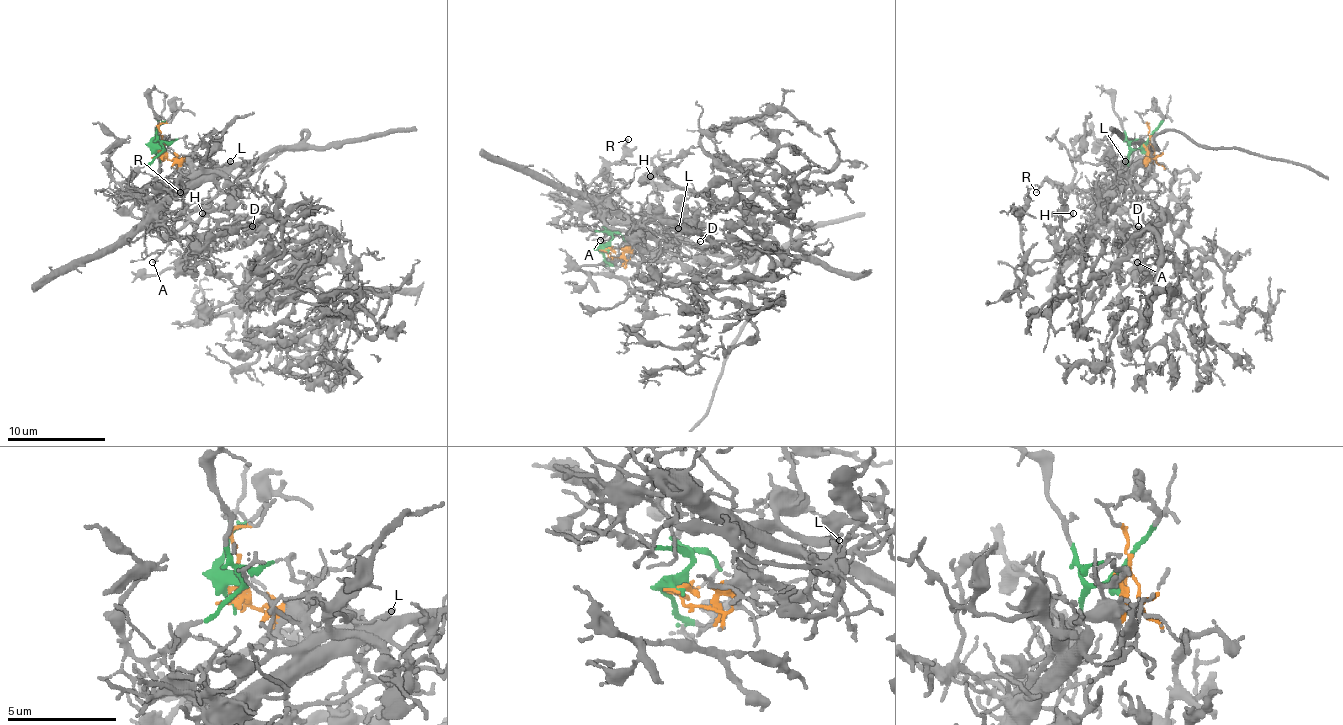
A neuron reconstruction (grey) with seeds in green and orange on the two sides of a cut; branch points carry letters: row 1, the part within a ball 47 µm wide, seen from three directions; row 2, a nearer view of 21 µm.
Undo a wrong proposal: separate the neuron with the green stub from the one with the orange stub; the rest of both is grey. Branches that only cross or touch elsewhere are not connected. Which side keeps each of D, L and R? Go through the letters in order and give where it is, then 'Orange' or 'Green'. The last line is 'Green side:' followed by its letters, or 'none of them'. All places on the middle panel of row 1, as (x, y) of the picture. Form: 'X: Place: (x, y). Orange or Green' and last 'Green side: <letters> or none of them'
D: Place: (700, 241). Orange
L: Place: (678, 228). Orange
R: Place: (628, 139). Green
Green side: R

